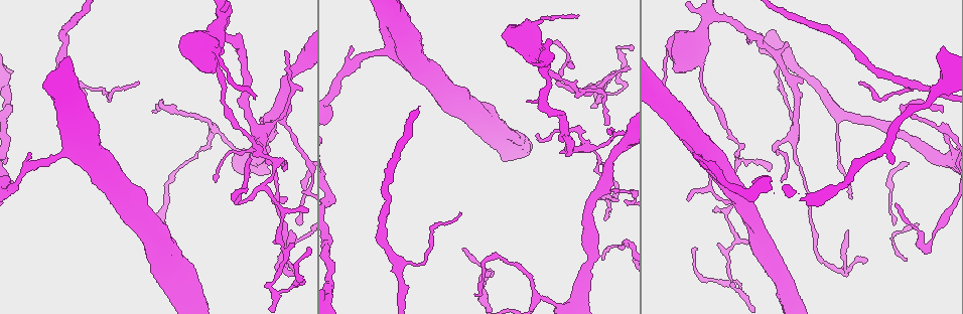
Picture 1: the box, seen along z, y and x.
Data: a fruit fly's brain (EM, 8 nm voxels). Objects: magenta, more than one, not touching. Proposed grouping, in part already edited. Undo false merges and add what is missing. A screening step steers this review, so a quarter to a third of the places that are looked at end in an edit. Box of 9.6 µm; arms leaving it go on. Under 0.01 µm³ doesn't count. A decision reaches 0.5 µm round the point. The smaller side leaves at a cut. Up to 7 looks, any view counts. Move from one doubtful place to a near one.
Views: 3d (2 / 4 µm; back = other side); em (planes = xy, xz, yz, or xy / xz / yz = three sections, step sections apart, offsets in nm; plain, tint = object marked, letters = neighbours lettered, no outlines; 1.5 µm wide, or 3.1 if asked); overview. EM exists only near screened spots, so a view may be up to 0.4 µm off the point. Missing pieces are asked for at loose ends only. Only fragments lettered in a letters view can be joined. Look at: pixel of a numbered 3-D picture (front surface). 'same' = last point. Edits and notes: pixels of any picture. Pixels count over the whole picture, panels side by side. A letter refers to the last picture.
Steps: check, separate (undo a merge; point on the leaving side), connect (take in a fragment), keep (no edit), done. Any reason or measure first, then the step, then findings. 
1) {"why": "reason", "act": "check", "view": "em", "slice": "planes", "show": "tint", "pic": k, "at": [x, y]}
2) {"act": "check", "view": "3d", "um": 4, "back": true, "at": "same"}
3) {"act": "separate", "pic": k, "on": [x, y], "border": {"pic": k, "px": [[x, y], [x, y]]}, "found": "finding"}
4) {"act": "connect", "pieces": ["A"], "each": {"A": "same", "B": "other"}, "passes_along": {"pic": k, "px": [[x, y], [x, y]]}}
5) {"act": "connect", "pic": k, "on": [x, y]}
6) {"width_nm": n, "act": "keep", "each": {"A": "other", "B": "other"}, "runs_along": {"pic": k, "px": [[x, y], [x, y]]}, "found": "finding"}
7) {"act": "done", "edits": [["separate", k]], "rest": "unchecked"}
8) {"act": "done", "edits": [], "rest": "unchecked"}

{"why": "end of a long branch", "act": "check", "view": "3d", "um": 2, "pic": 1, "at": [896, 205]}

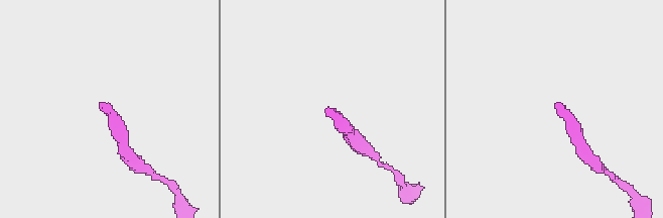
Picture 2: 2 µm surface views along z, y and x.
{"why": "shape alone is not enough", "act": "check", "view": "em", "slice": "planes", "show": "letters", "pic": 2, "at": [100, 105]}

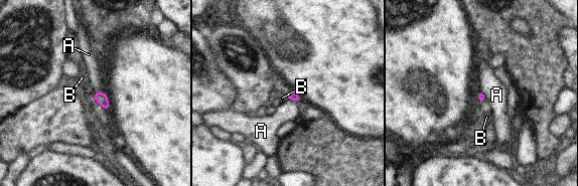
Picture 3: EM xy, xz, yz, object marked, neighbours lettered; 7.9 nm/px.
{"longest_contact_nm": ["B", 170], "act": "keep", "each": {"A": "other", "B": "other"}, "border": {"pic": 3, "px": [[93, 92], [94, 99], [105, 109]]}, "found": "none of them fits"}

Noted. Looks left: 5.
{"why": "thin end", "act": "check", "view": "3d", "um": 2, "pic": 1, "at": [474, 295]}

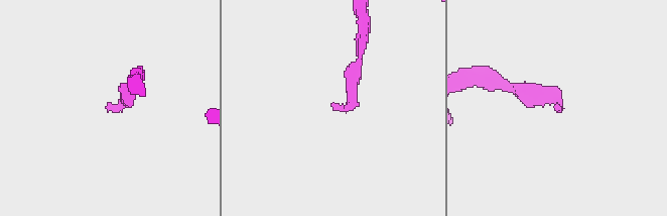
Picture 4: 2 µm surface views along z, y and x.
{"act": "check", "view": "em", "slice": "xy", "step": 4, "show": "letters", "pic": 4, "at": [561, 103]}

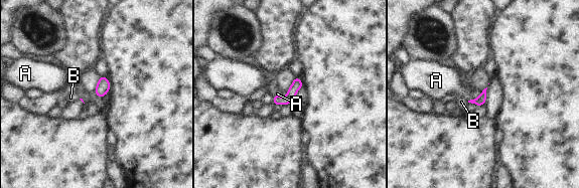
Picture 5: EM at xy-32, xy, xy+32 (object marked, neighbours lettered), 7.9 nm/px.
{"why": "cut it another way", "act": "check", "view": "em", "slice": "planes", "show": "letters", "at": "same"}

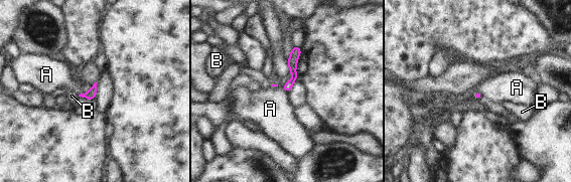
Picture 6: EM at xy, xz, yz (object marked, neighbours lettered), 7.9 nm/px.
{"longest_contact_nm": ["A", 130], "act": "keep", "each": {"A": "other", "B": "other"}, "found": "no lettered fragment goes on from it"}

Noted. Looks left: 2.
{"why": "branch stops here", "act": "check", "view": "em", "slice": "yz", "step": 4, "show": "letters", "pic": 1, "at": [693, 153]}

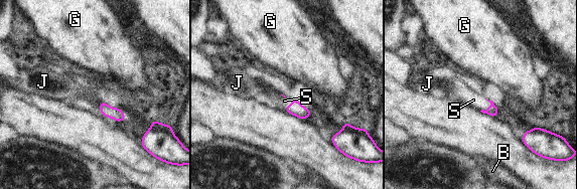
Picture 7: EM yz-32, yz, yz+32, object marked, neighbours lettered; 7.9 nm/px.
{"act": "connect", "pieces": ["S"], "each": {"B": "other", "G": "other", "J": "other", "S": "same"}, "passes_along": {"pic": 7, "px": [[492, 111], [488, 108], [473, 100]]}, "found": "the neuron continues"}

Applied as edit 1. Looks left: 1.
{"act": "done", "edits": [["connect", 7]], "rest": "unchecked"}

